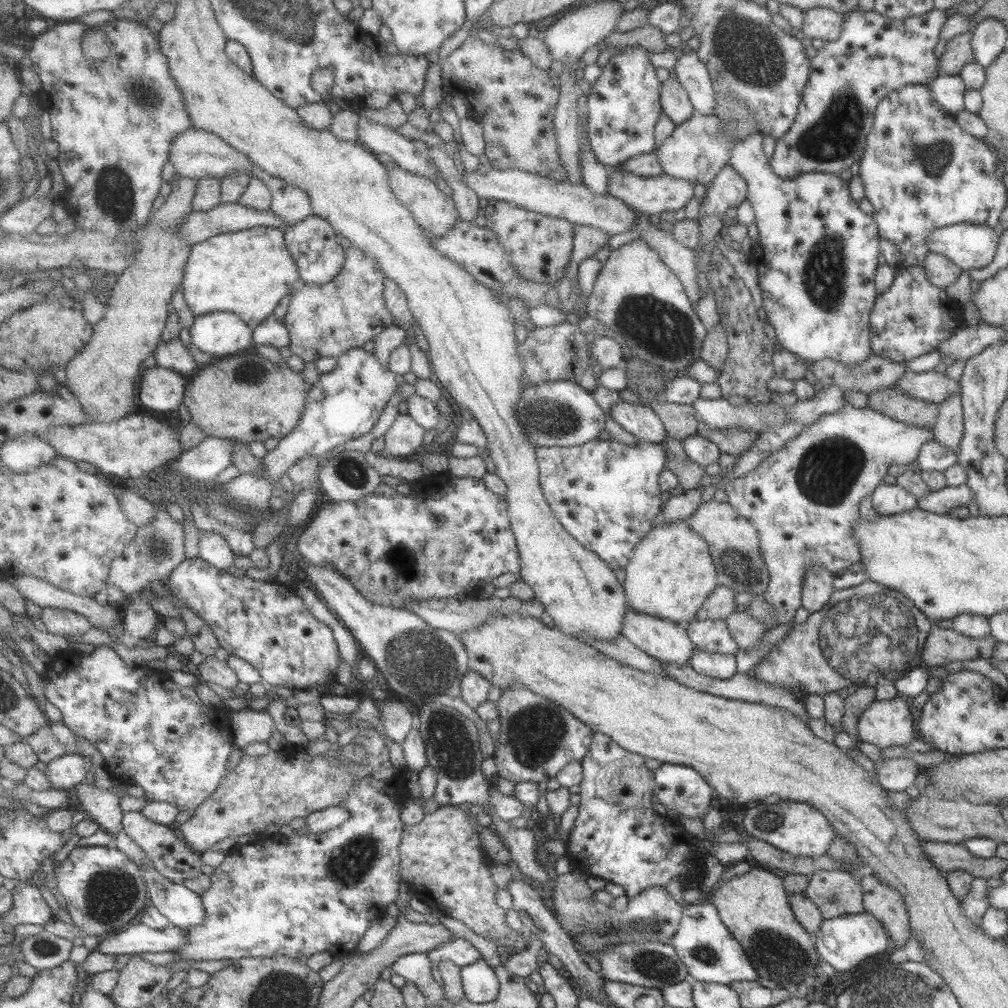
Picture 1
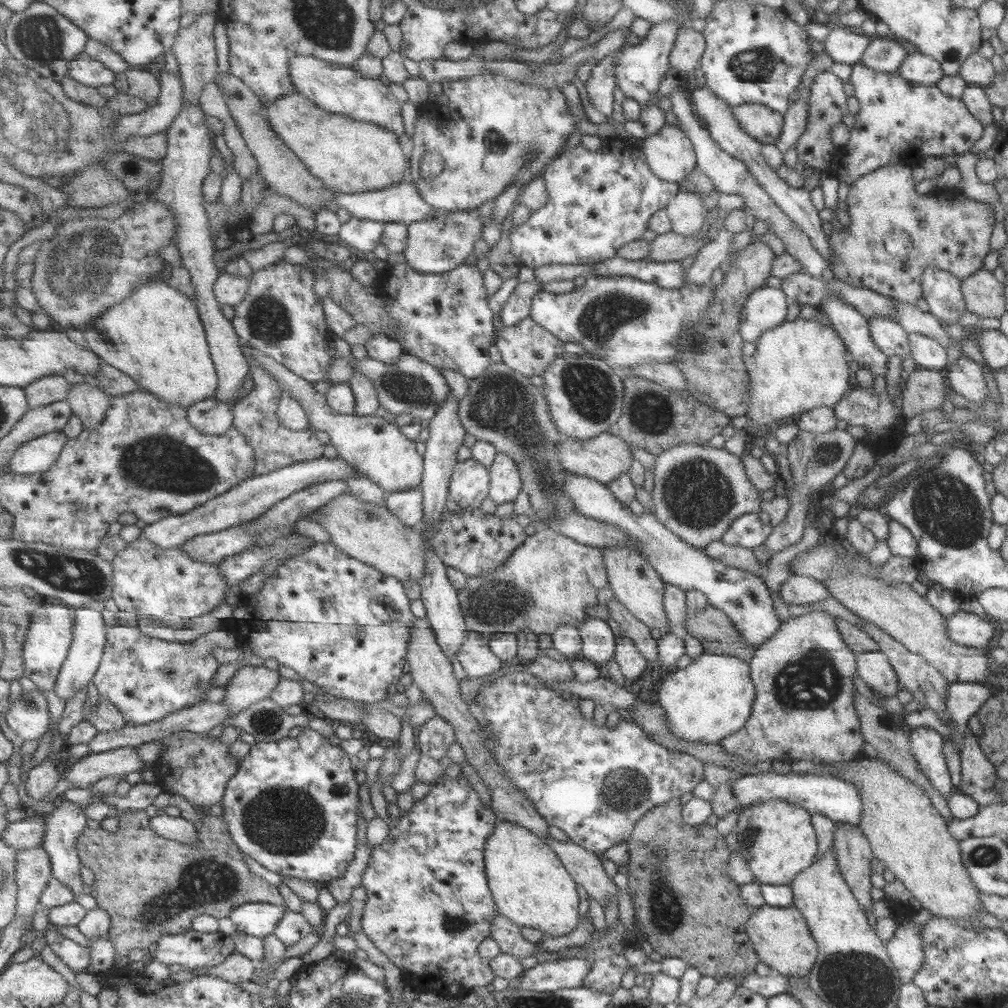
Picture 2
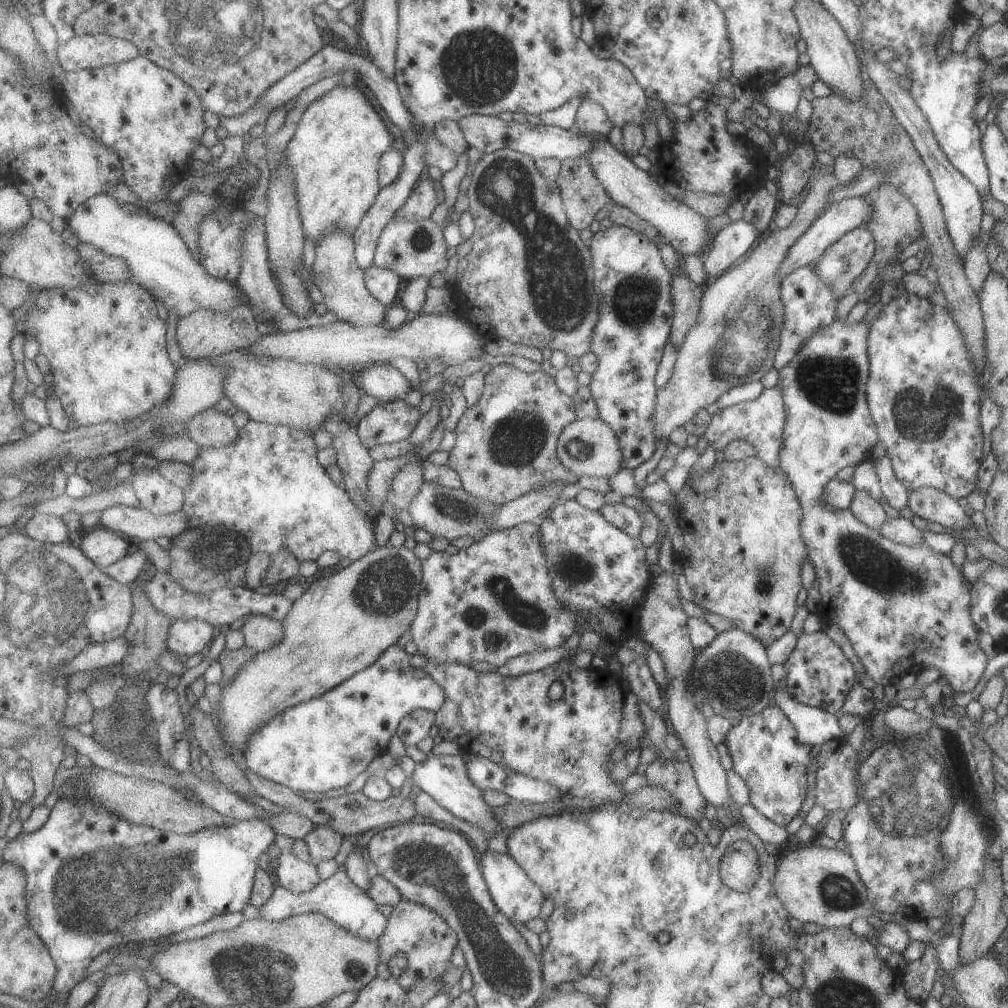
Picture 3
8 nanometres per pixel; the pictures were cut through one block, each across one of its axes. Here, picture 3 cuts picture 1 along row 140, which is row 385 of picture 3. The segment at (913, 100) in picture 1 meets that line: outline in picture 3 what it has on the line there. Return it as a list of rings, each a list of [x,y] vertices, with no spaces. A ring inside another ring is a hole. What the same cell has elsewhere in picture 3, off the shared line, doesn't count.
[[[903,292],[883,305],[877,319],[869,324],[867,337],[867,407],[895,478],[907,491],[929,486],[955,500],[967,497],[975,489],[977,470],[981,456],[986,453],[987,440],[982,435],[979,422],[984,388],[975,378],[975,368],[965,350],[959,328],[939,300]]]

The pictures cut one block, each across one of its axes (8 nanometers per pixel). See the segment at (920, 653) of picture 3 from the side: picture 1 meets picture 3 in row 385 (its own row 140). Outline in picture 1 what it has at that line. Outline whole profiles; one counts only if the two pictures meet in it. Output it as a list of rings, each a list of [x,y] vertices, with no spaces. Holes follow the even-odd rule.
[[[857,8],[842,14],[839,38],[825,41],[810,60],[810,71],[803,87],[797,115],[788,132],[777,139],[773,155],[769,158],[770,170],[781,179],[795,179],[804,173],[837,173],[849,169],[863,155],[867,134],[871,131],[877,104],[889,92],[905,85],[929,85],[938,75],[939,59],[933,48],[939,40],[941,28],[947,20],[943,10],[931,9],[919,16],[891,20],[871,10]]]

